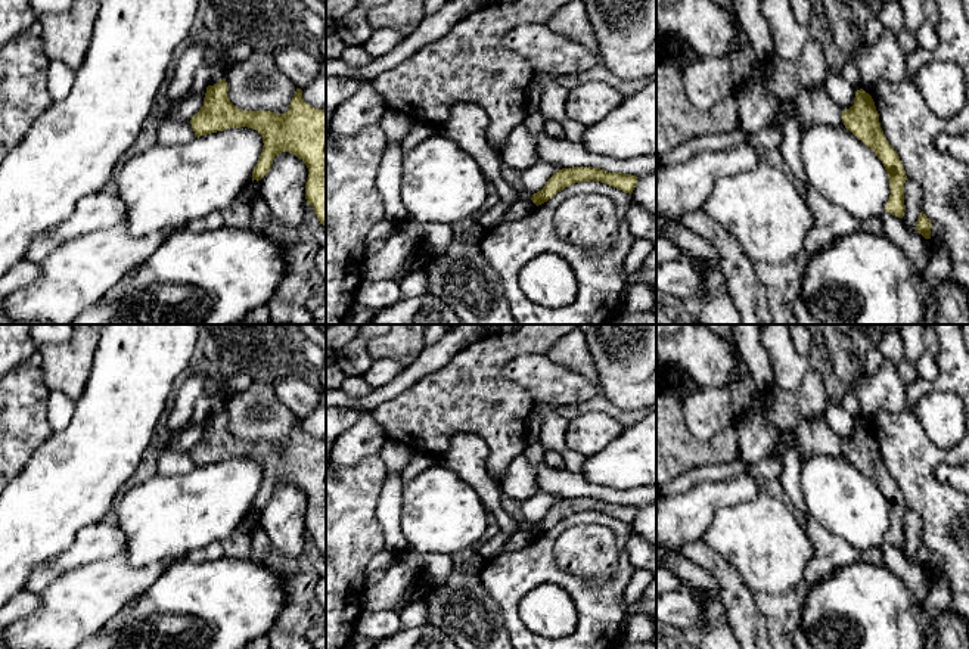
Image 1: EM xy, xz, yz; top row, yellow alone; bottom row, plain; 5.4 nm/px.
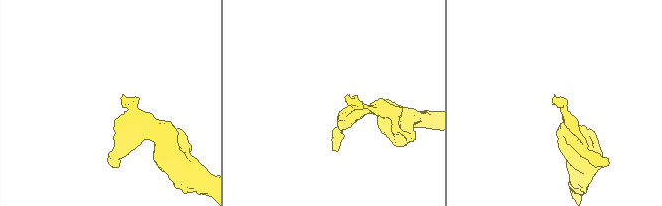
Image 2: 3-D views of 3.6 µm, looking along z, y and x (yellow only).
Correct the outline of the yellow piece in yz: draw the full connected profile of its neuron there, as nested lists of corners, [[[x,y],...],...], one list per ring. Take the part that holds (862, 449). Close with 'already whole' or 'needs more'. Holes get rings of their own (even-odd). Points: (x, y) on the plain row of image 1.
[[[863,419],[855,422],[854,435],[842,441],[842,453],[858,471],[869,476],[882,491],[888,507],[891,525],[885,535],[885,543],[903,549],[904,535],[904,513],[907,510],[904,497],[898,484],[888,473],[879,453],[879,444],[875,432]]] | already whole

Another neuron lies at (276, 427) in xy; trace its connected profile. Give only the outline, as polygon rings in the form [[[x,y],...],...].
[[[254,381],[224,404],[229,431],[243,441],[286,444],[296,422],[270,384]]]

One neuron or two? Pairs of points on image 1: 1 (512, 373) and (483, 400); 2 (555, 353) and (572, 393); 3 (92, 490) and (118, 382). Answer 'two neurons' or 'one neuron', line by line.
1: two neurons
2: two neurons
3: one neuron

